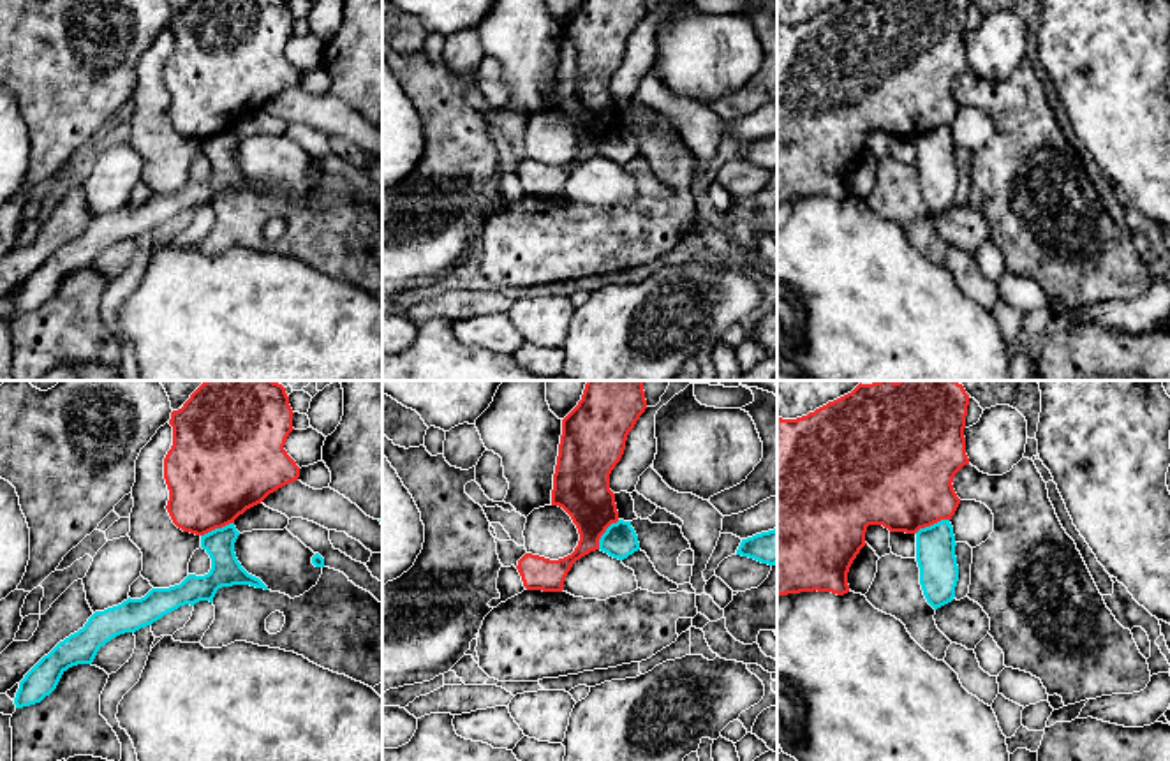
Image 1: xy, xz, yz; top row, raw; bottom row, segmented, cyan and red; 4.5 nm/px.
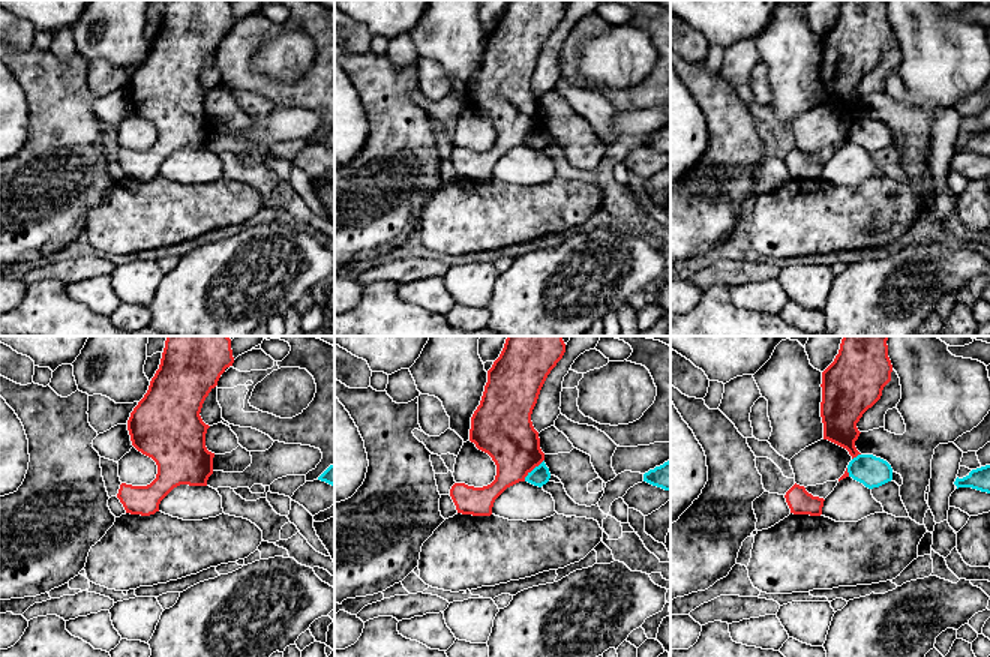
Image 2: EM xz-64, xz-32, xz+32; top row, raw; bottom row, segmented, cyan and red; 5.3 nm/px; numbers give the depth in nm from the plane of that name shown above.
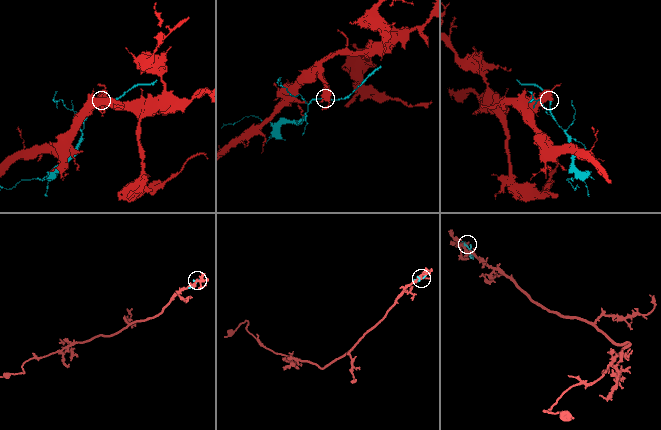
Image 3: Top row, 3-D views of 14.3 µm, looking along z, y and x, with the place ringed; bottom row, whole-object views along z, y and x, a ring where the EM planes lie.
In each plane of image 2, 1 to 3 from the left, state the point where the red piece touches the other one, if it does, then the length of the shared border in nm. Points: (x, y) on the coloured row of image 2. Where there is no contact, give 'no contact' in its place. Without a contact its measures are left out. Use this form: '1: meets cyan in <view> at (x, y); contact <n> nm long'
1: no contact
2: meets cyan in xz-32 at (533, 470); contact 160 nm long
3: meets cyan in xz+32 at (857, 456); contact 60 nm long

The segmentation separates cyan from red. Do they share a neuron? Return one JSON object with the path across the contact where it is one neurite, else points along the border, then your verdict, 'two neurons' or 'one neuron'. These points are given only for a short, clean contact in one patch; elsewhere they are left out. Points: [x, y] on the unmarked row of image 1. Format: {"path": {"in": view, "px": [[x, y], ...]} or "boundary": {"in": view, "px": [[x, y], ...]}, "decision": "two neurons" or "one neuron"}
{"boundary": {"in": "yz", "px": [[948, 124], [920, 132], [915, 138]]}, "decision": "two neurons"}

